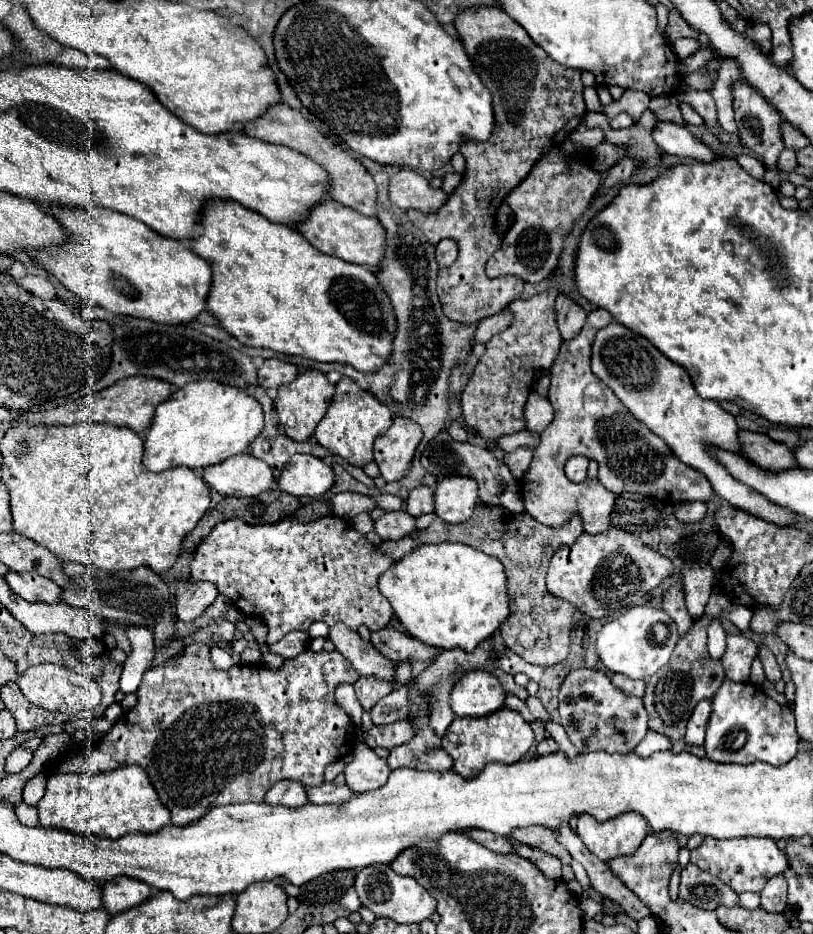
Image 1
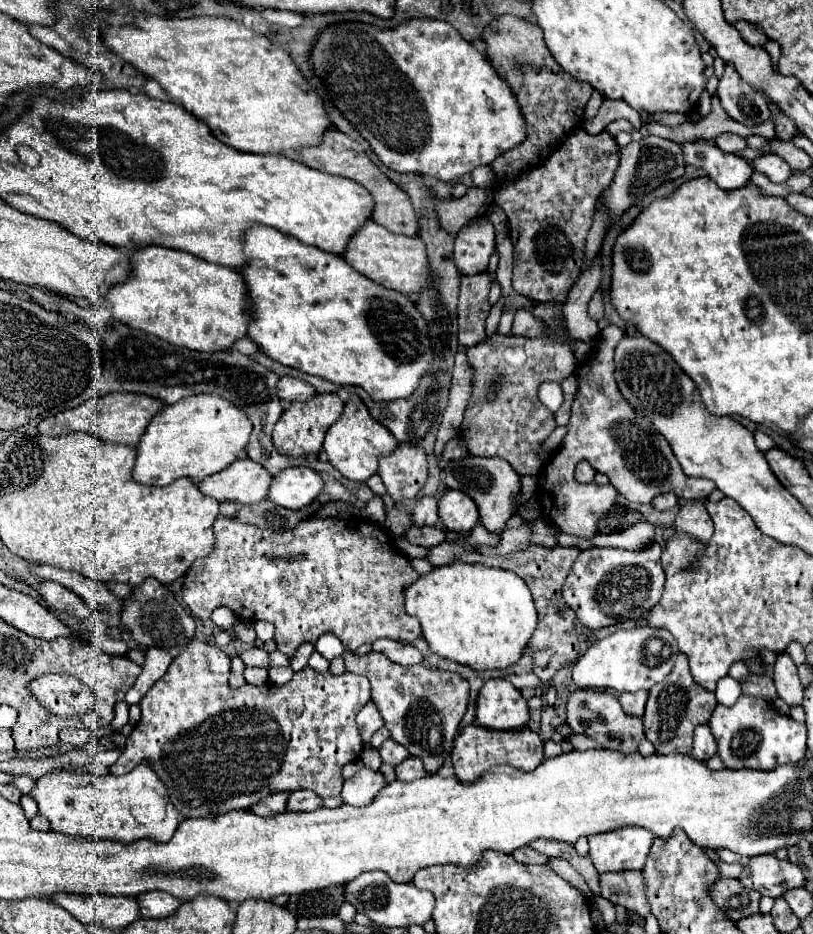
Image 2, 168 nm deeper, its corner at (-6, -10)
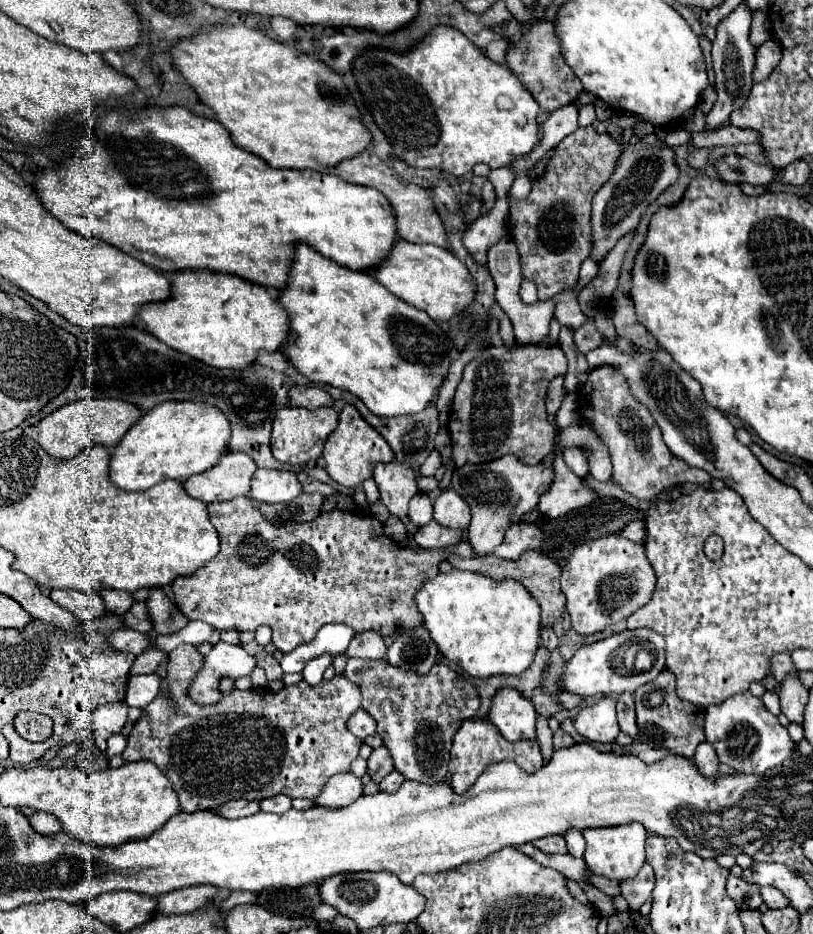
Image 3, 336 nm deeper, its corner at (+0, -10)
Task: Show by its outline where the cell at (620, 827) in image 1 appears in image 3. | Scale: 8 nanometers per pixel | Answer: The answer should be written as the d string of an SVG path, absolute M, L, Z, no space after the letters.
M629 822L623 826L611 826L611 828L587 828L583 830L583 836L587 840L585 862L589 870L597 876L623 882L627 878L633 878L639 872L639 868L645 864L647 830L639 822Z

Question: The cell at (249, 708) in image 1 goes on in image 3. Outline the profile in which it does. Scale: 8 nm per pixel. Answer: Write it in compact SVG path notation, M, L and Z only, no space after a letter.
M183 644L169 652L167 682L177 706L173 708L167 700L157 696L155 702L145 708L145 716L135 724L129 744L123 750L125 762L149 760L161 768L161 772L171 780L183 812L213 810L221 802L235 798L263 800L277 794L313 800L331 776L349 772L351 762L359 756L363 740L353 736L345 724L361 706L361 690L357 690L357 686L353 686L345 676L335 676L331 682L323 680L321 686L315 688L303 680L285 686L279 692L267 688L247 692L235 690L233 694L223 694L217 706L193 706L193 702L185 698L185 686L189 686L189 678L197 672L197 662L201 662L201 654L195 646Z

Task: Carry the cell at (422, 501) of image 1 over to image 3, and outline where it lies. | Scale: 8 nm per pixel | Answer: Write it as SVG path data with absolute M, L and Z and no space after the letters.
M415 494L415 498L409 502L409 520L415 526L425 526L433 516L433 504L427 494Z

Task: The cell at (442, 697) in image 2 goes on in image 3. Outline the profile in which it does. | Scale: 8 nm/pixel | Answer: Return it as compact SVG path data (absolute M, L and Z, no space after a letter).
M349 658L345 678L361 688L363 708L375 718L377 734L389 750L395 770L421 784L445 782L453 736L461 722L479 710L477 688L445 664L435 664L425 676L397 670L385 660L373 660L373 666L367 668L369 664L369 660Z

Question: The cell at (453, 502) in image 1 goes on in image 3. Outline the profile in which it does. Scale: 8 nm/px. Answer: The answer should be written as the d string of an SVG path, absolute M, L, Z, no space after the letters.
M447 488L433 504L433 518L445 528L465 530L469 526L471 514L467 502L455 490Z

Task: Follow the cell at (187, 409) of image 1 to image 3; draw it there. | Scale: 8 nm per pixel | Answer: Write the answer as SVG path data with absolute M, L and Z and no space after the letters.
M163 402L163 404L155 406L153 410L149 410L147 414L143 414L129 428L125 438L121 438L121 442L111 450L109 480L117 488L127 490L127 492L147 490L165 478L185 482L189 476L201 474L207 468L215 466L215 462L219 462L219 458L223 456L223 450L229 442L229 434L231 434L229 420L225 418L225 414L215 410L215 406L197 404L197 402Z

